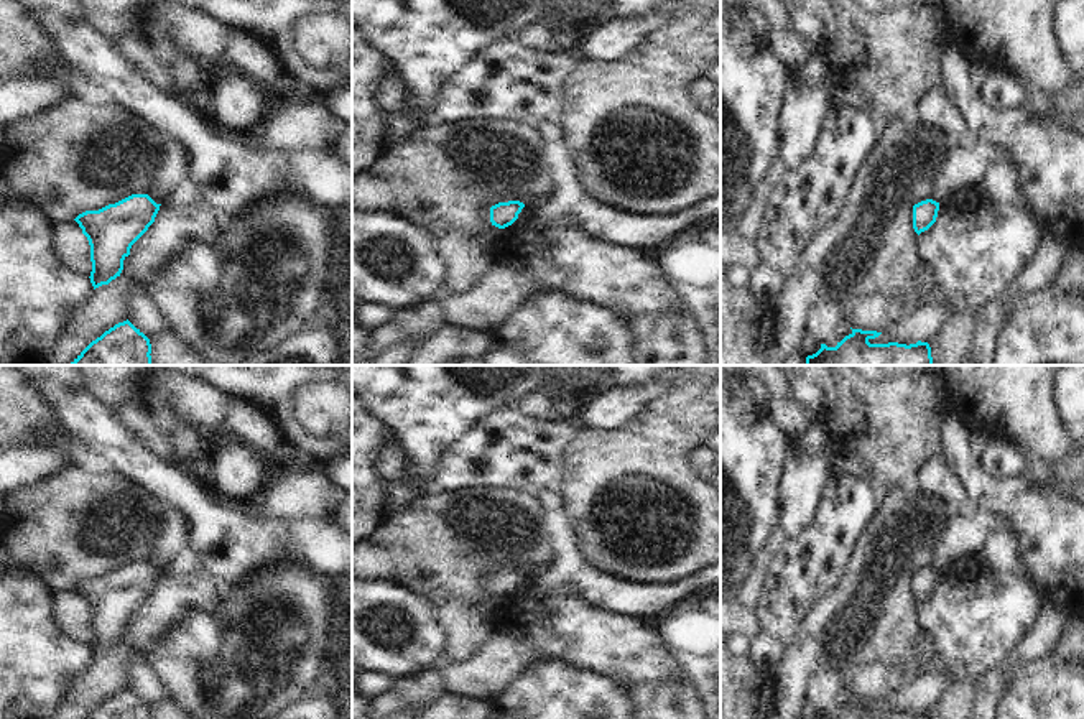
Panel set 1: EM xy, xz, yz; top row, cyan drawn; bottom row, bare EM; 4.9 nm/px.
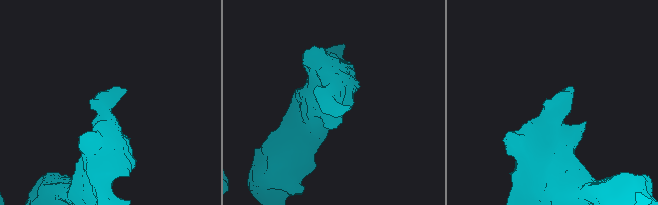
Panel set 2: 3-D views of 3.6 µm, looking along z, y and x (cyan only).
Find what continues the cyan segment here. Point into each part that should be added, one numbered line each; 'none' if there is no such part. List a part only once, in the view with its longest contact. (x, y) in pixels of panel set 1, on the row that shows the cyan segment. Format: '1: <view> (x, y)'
none.

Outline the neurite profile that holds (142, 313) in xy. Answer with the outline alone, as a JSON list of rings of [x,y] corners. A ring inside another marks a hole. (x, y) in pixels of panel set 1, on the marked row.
[[[143,293],[130,299],[128,321],[148,339],[166,329],[164,319]]]

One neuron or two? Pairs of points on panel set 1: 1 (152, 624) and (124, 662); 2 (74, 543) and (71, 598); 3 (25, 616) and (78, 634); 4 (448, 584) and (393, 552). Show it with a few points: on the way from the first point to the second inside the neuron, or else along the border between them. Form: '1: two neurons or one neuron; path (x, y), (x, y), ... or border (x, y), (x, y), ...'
1: two neurons; border (120, 642), (140, 660)
2: two neurons; border (73, 588), (55, 596)
3: two neurons; border (53, 596), (53, 624), (66, 637), (88, 645)
4: one neuron; path (435, 571), (415, 552), (407, 552)

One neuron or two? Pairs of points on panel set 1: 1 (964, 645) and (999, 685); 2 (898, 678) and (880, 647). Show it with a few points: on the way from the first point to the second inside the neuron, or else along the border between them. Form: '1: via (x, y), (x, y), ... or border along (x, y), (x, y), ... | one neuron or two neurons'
1: border along (1017, 645), (994, 670), (971, 680) | two neurons
2: border along (852, 667), (866, 663), (897, 665), (910, 678) | two neurons

